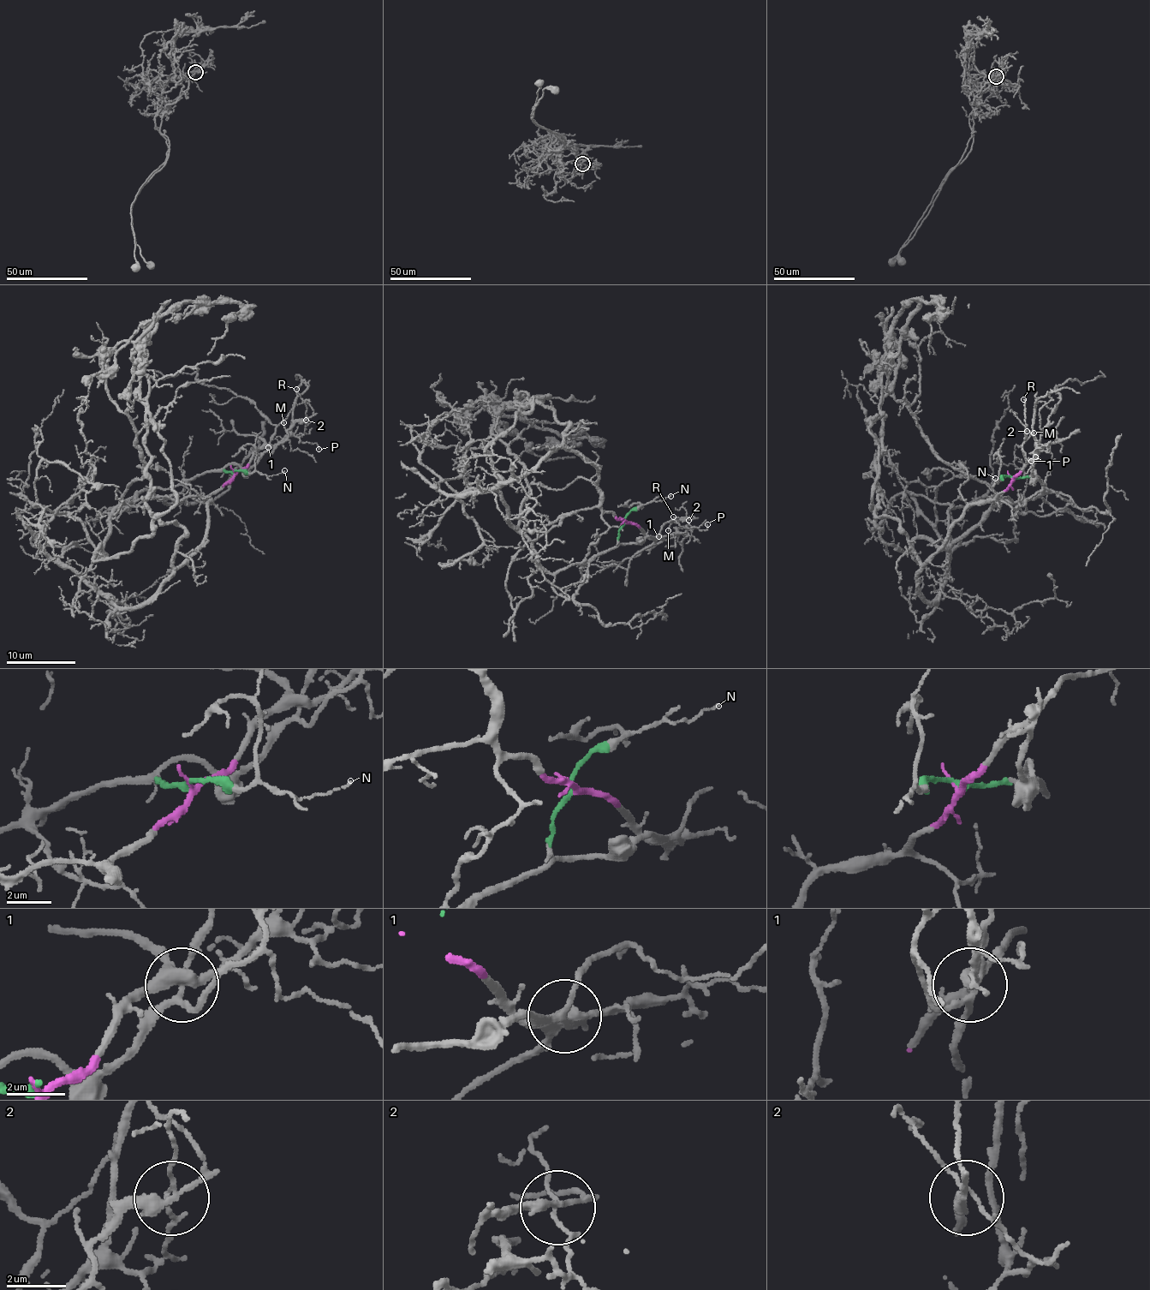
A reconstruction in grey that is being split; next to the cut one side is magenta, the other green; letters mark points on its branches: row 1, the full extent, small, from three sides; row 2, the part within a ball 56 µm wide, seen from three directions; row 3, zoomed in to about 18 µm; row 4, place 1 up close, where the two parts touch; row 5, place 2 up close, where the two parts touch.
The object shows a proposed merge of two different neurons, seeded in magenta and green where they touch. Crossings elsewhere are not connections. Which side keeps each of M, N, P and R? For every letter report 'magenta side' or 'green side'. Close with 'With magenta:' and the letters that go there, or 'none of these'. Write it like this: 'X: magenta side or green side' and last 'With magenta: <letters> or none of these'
M: green side
N: green side
P: magenta side
R: green side
With magenta: P

